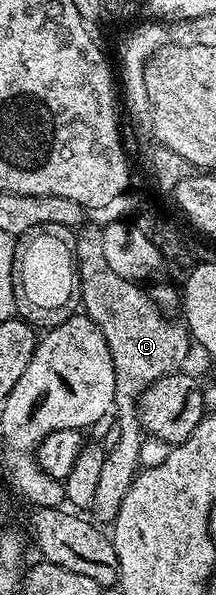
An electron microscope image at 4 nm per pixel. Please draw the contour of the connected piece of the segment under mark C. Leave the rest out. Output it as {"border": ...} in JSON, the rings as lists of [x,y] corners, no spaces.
{"border":[[[85,226],[79,230],[76,238],[76,263],[79,269],[80,298],[83,314],[98,325],[102,337],[106,337],[106,345],[110,349],[110,357],[114,361],[114,385],[112,386],[112,398],[114,407],[114,425],[120,430],[118,445],[114,449],[106,452],[102,461],[102,473],[99,474],[98,485],[95,486],[93,503],[90,508],[90,515],[97,524],[108,525],[116,518],[118,509],[122,509],[122,497],[130,493],[130,485],[136,479],[141,470],[140,450],[144,447],[146,432],[140,423],[140,412],[137,411],[137,404],[148,387],[154,385],[156,381],[164,375],[175,372],[183,368],[184,358],[188,355],[188,343],[190,347],[190,336],[188,328],[176,323],[172,319],[164,320],[161,308],[145,289],[140,288],[133,280],[119,277],[115,274],[109,264],[102,248],[103,230],[98,226]]]}

